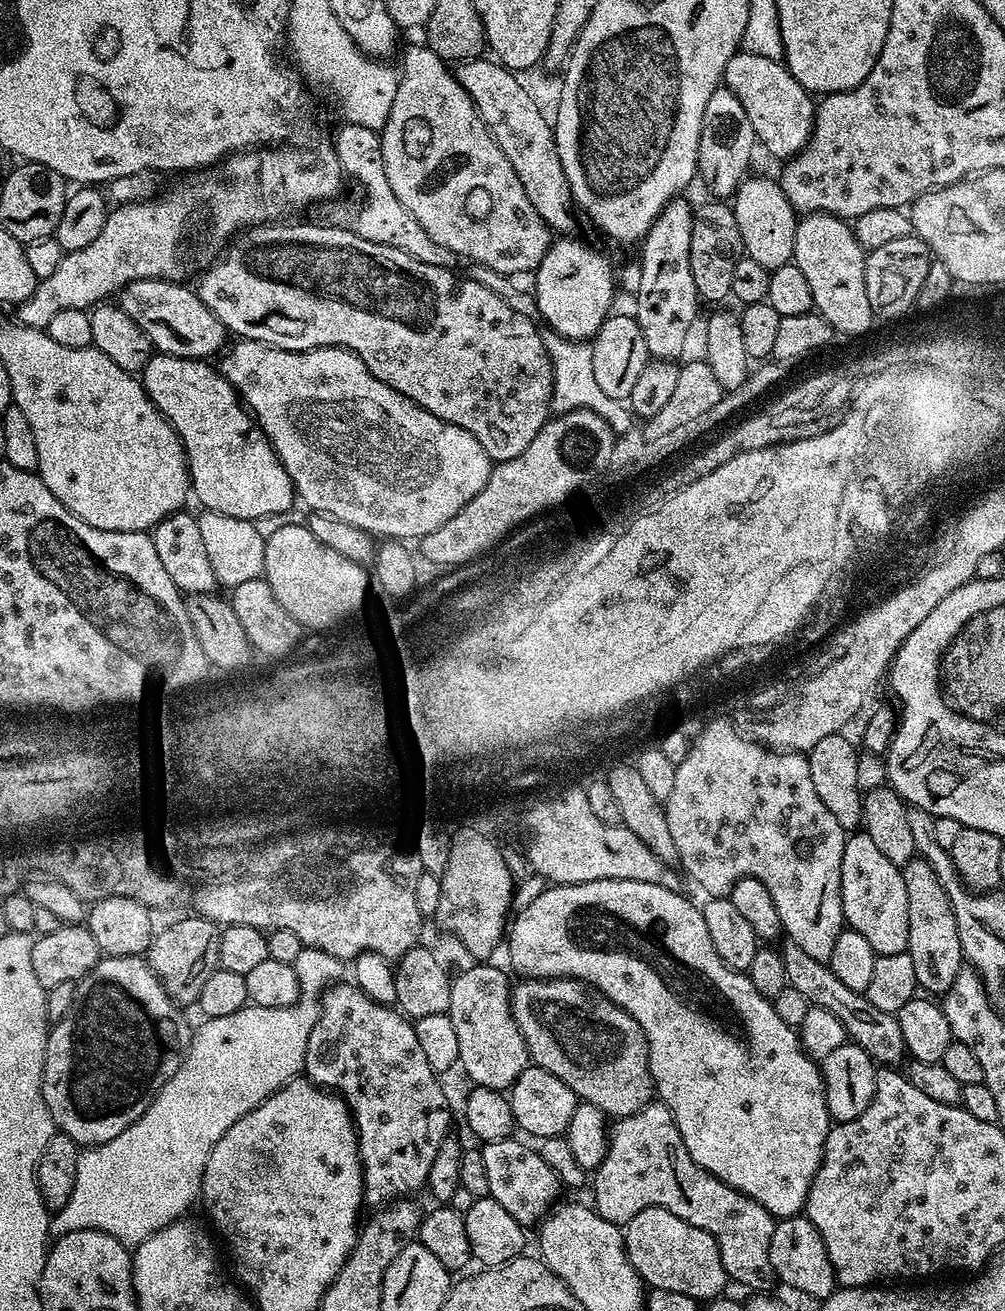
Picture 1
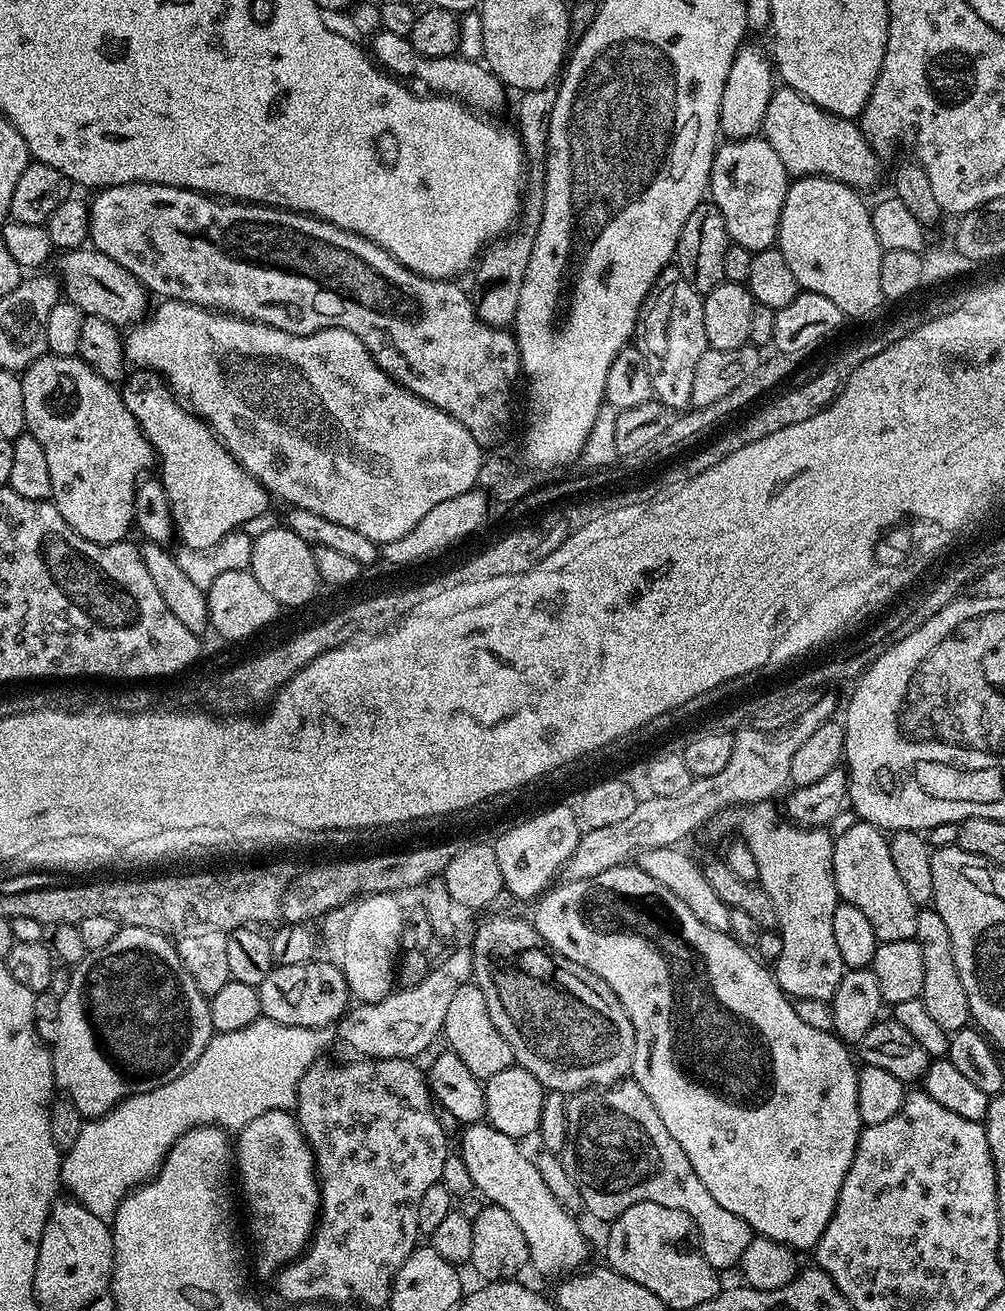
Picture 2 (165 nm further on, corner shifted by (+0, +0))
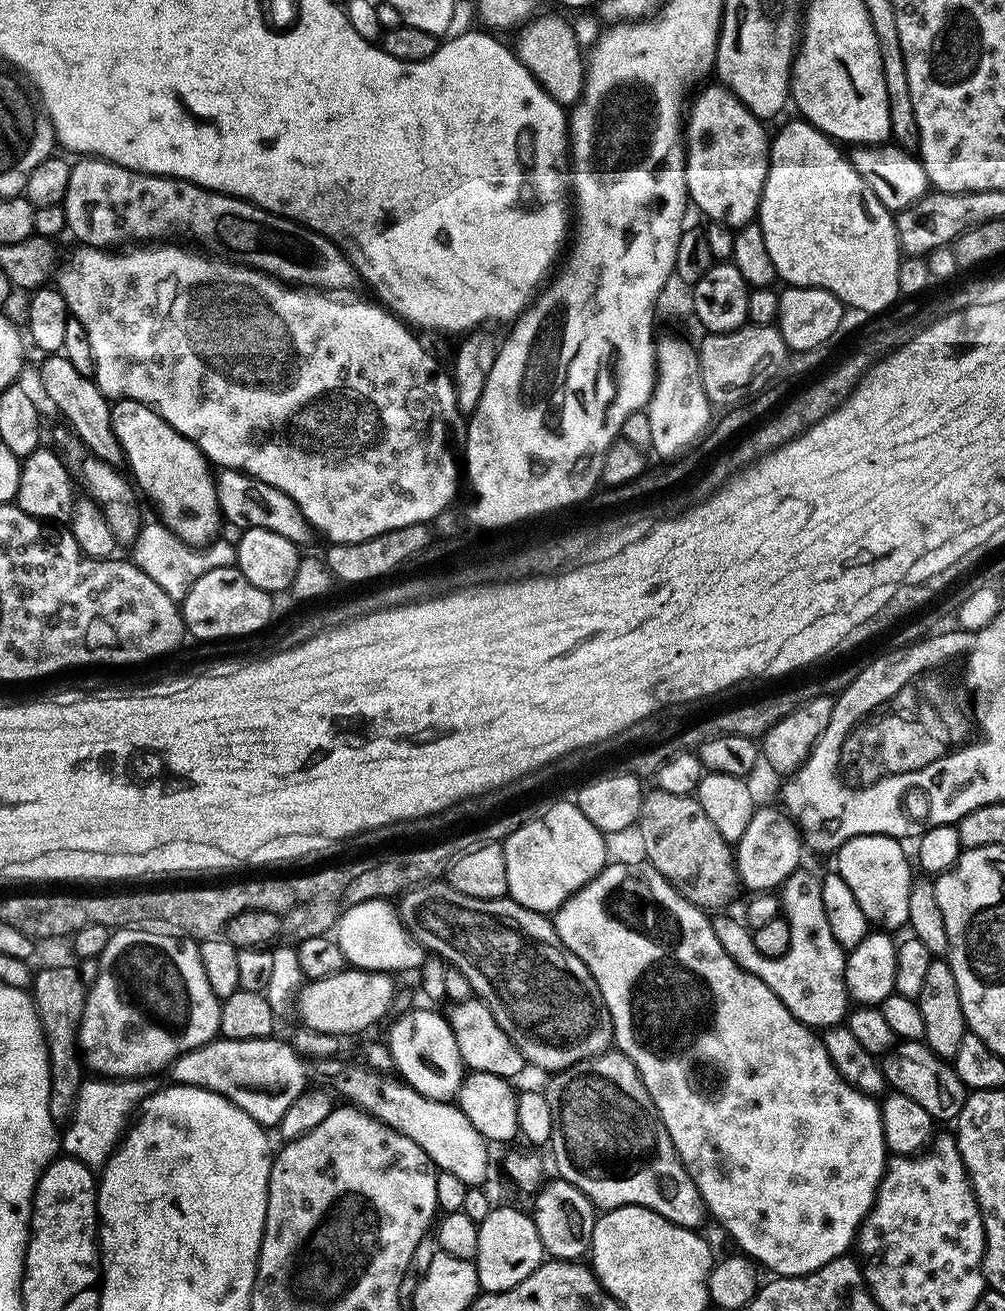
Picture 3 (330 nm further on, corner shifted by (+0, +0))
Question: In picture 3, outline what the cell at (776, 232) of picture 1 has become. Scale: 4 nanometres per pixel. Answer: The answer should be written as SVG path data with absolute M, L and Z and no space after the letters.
M712 82L709 88L704 88L696 96L696 101L691 101L690 107L686 112L686 123L682 128L682 143L684 149L684 177L686 178L686 186L688 187L689 201L697 208L702 215L708 216L709 221L717 224L725 224L730 226L734 230L741 228L743 224L753 223L757 219L760 211L760 199L762 198L762 190L764 189L764 182L766 180L766 174L768 173L768 150L770 147L770 132L767 132L765 125L754 114L750 114L750 110L746 110L746 106L742 106L742 102L733 92L725 88L723 84L719 82Z

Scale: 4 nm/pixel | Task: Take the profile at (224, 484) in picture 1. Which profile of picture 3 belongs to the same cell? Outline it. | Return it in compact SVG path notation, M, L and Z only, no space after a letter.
M118 400L112 404L112 429L114 434L118 438L118 442L122 446L124 451L124 458L130 471L131 479L134 481L135 487L139 489L141 493L144 492L157 504L156 512L158 515L159 523L164 524L171 530L178 538L182 538L186 543L193 546L207 546L212 543L221 535L221 523L222 517L220 515L220 494L216 490L216 477L214 475L213 465L202 454L202 450L194 442L190 442L190 438L186 438L182 434L178 434L178 430L174 430L174 426L170 426L170 422L166 422L160 417L158 413L154 411L150 406L146 406L142 402L134 402L133 400Z

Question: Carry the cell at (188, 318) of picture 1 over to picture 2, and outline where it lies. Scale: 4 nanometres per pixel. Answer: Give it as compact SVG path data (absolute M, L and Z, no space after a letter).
M91 246L70 248L61 256L58 283L66 299L82 309L85 316L106 318L106 322L117 326L139 324L144 319L150 308L150 293L130 270Z

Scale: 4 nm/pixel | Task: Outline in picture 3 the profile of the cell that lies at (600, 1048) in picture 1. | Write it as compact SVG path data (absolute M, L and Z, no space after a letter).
M447 882L420 883L409 888L399 897L398 911L401 922L408 928L410 935L423 949L431 953L433 957L439 957L451 967L457 968L466 978L470 978L473 993L490 1006L490 1010L498 1024L502 1026L502 1030L506 1030L506 1034L518 1046L518 1050L524 1055L525 1061L531 1067L533 1064L534 1067L548 1072L547 1074L564 1072L570 1066L574 1066L583 1060L591 1060L594 1056L601 1056L603 1052L609 1051L613 1047L614 1037L610 1010L606 1010L606 1002L602 998L602 990L598 990L598 982L594 982L594 978L590 974L590 970L582 962L582 958L578 958L578 954L574 954L562 942L562 938L558 938L555 923L545 913L526 910L526 906L522 906L518 901L511 898L503 900L470 898L466 894L454 890L451 884Z

